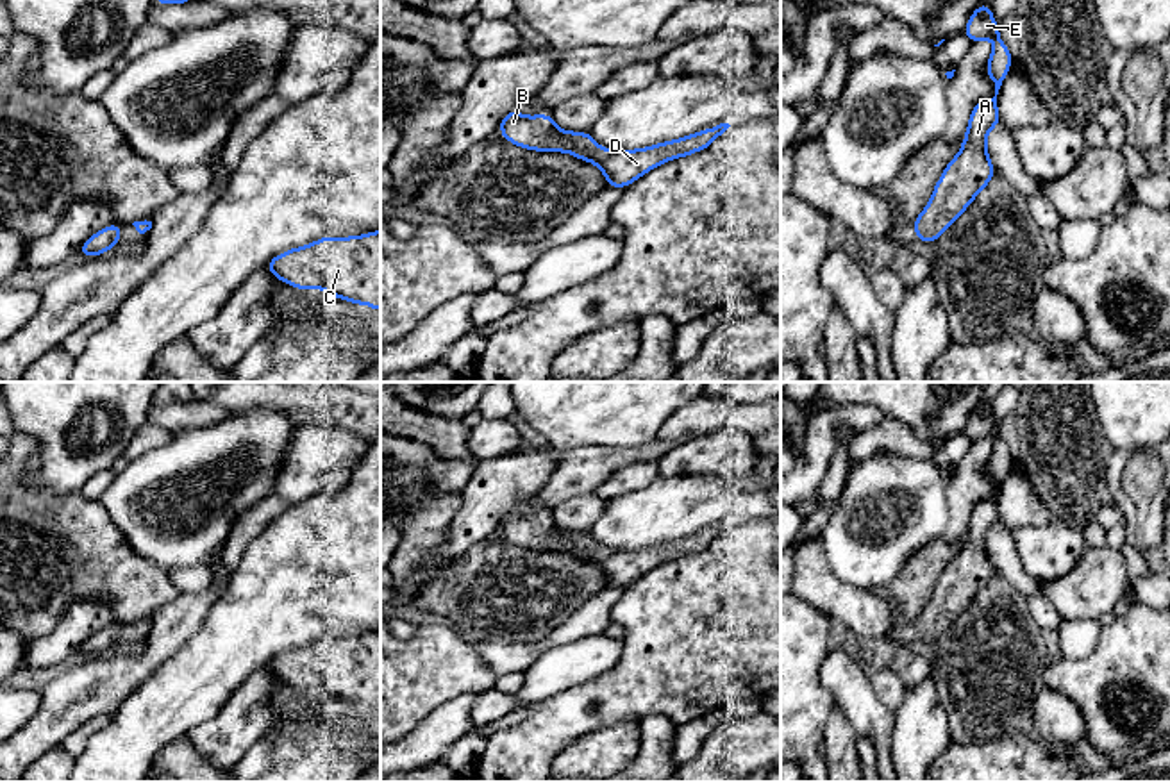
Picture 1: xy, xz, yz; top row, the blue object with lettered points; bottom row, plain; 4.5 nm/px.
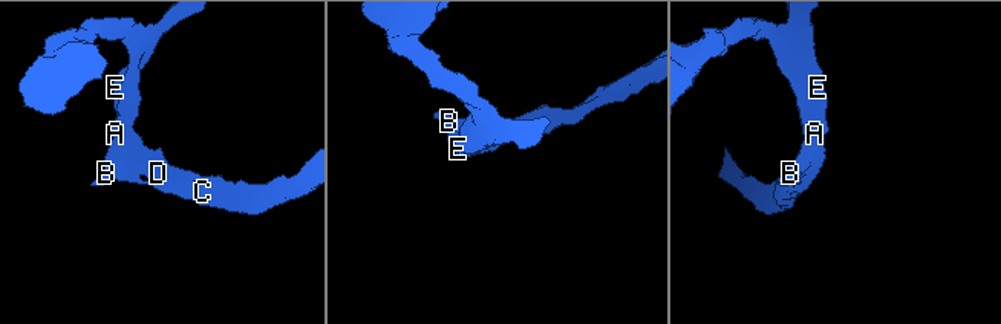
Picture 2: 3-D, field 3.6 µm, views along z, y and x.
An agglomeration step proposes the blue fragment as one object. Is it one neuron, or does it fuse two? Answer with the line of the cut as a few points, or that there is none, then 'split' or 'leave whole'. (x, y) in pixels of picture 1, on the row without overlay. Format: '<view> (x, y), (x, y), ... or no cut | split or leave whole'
no cut | leave whole

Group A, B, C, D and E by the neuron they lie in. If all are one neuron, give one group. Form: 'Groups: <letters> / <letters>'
Groups: A B C D E

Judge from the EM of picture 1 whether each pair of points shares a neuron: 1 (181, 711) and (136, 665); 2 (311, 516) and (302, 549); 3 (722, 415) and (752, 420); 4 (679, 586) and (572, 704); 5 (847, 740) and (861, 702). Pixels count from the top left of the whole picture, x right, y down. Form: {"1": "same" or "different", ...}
{"1": "different", "2": "same", "3": "same", "4": "same", "5": "different"}

